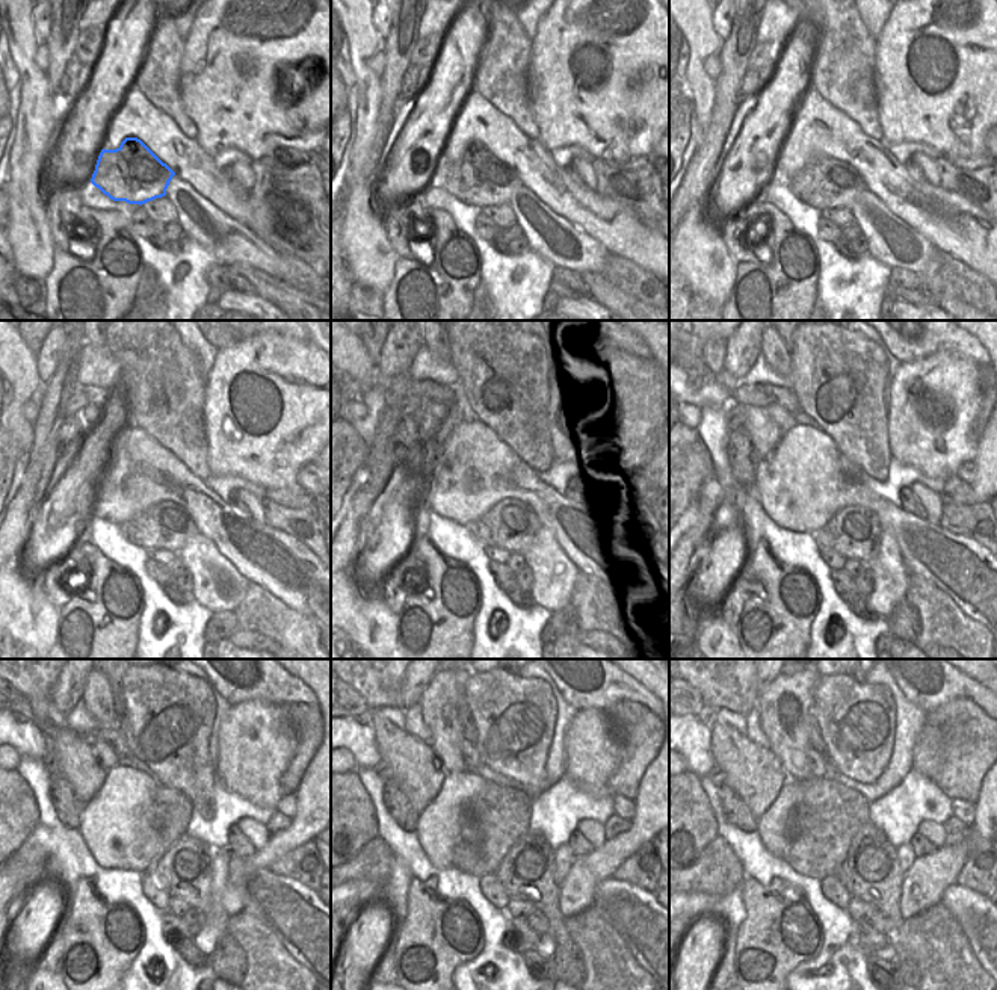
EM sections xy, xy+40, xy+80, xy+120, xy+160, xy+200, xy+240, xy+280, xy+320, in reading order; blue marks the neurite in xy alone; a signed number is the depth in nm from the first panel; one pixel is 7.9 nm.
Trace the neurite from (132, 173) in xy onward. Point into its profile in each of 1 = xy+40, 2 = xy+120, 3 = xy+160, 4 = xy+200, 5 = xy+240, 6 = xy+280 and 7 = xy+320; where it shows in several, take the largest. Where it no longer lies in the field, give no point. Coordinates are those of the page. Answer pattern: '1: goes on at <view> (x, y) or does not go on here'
1: goes on at xy+40 (479, 179)
2: goes on at xy+120 (166, 525)
3: goes on at xy+160 (511, 525)
4: goes on at xy+200 (854, 532)
5: goes on at xy+240 (185, 871)
6: goes on at xy+280 (526, 872)
7: goes on at xy+320 (870, 872)

